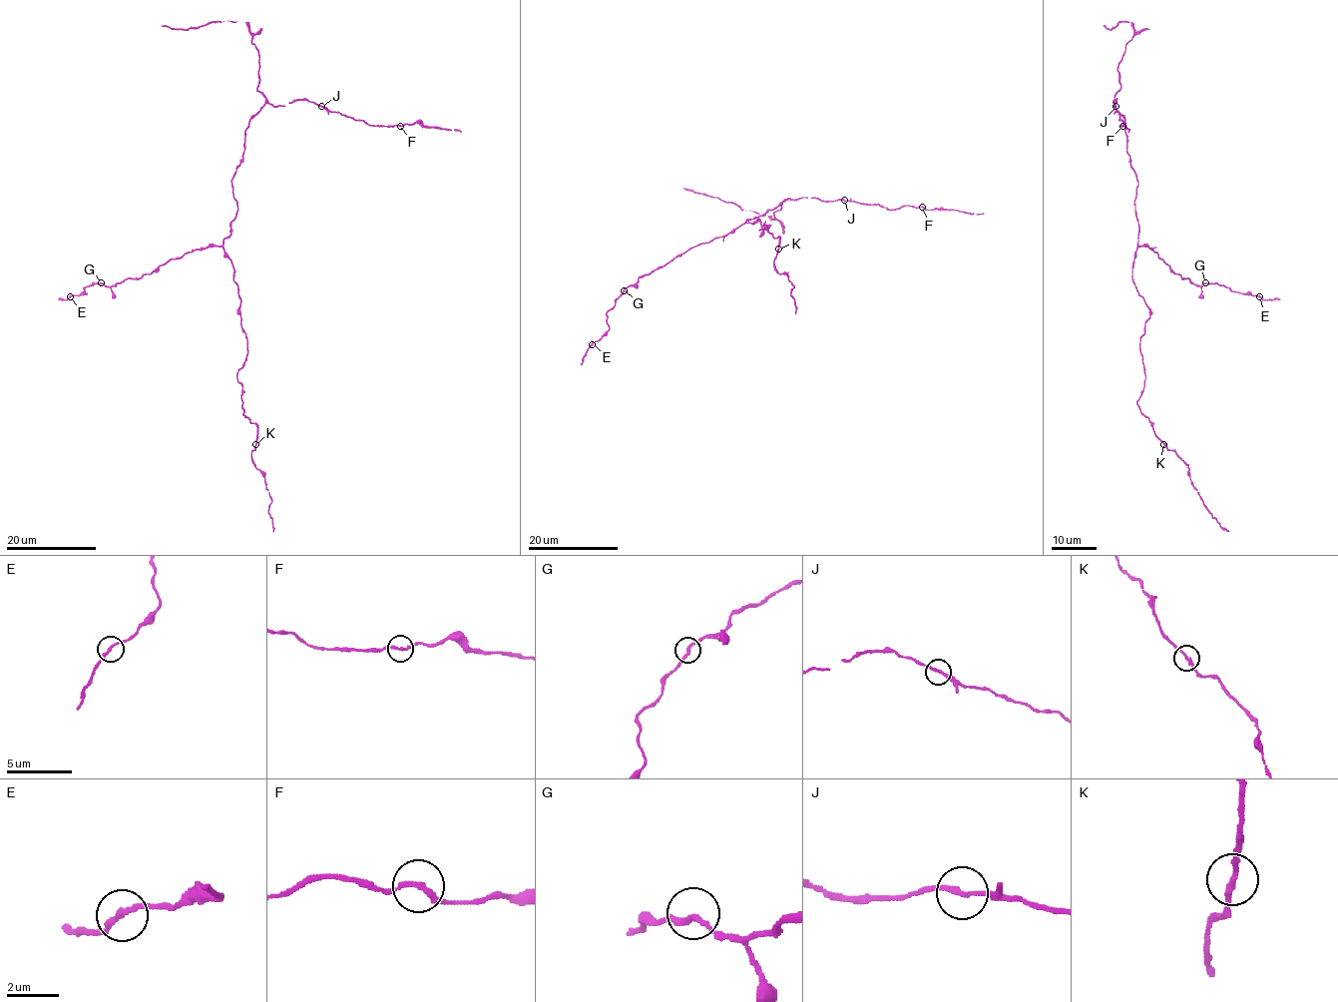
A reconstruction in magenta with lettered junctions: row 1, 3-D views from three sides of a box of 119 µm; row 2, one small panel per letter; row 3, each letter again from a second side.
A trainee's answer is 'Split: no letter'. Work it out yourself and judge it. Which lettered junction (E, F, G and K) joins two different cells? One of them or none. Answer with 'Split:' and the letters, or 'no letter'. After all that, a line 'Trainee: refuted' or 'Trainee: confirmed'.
Split: no letter
Trainee: confirmed

